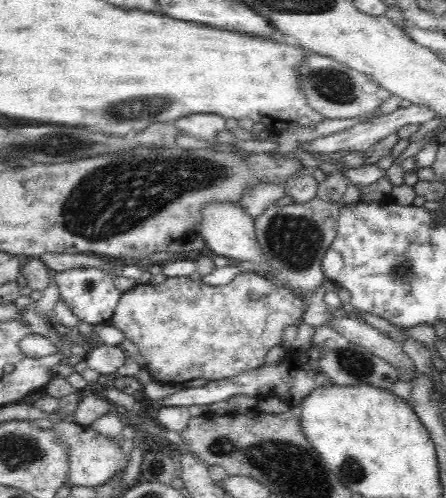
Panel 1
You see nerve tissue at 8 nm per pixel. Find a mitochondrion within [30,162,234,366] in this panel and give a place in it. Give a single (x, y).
(89, 285)

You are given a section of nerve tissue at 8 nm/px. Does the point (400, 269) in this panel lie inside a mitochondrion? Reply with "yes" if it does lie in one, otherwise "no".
yes

